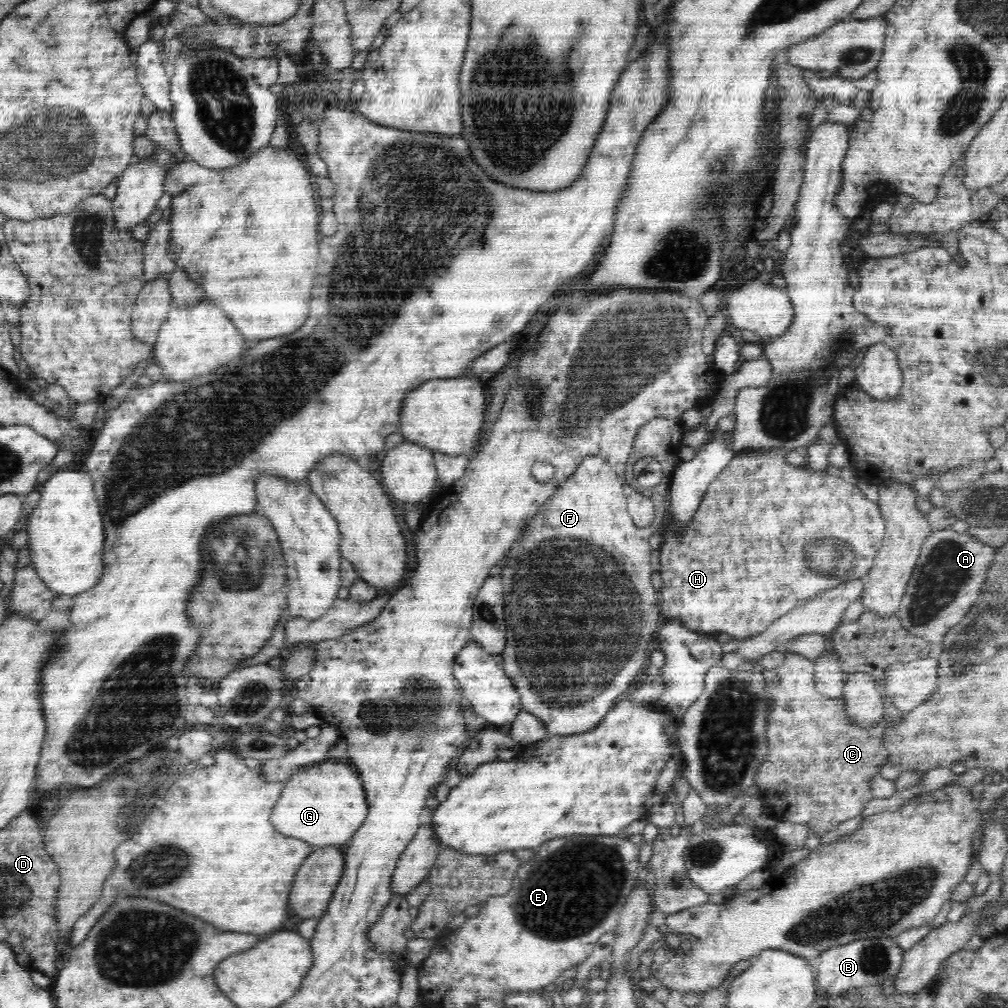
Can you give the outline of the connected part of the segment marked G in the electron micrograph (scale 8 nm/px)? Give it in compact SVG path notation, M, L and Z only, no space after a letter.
M333 760L308 766L299 769L296 776L292 775L270 820L280 834L300 838L314 848L344 844L362 826L369 809L359 772L354 772L351 764Z

